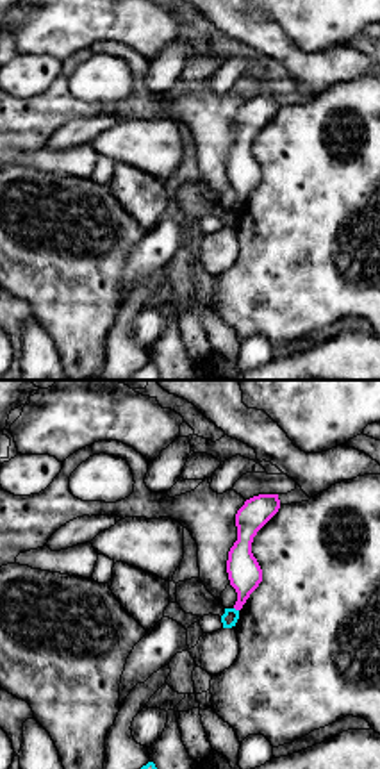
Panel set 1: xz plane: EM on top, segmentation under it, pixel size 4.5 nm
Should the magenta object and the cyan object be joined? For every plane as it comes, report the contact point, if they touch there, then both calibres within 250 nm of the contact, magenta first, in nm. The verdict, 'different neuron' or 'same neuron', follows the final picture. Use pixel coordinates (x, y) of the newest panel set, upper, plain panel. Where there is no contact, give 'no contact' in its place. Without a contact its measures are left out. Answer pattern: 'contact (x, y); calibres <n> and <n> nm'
contact (236, 209); calibres 150 and 70 nm

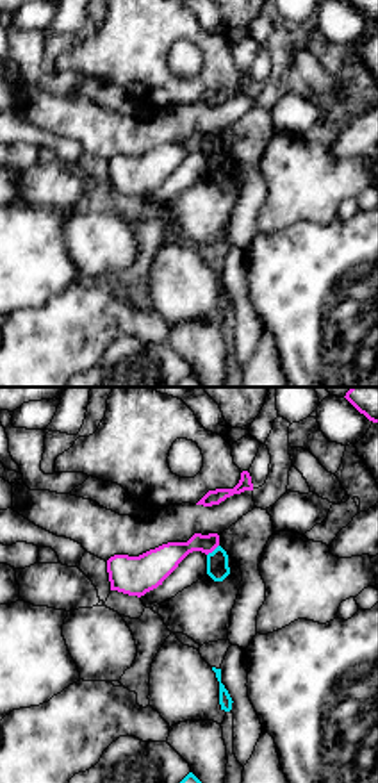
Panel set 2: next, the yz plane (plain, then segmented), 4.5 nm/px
contact (213, 150); calibres 140 and 100 nm

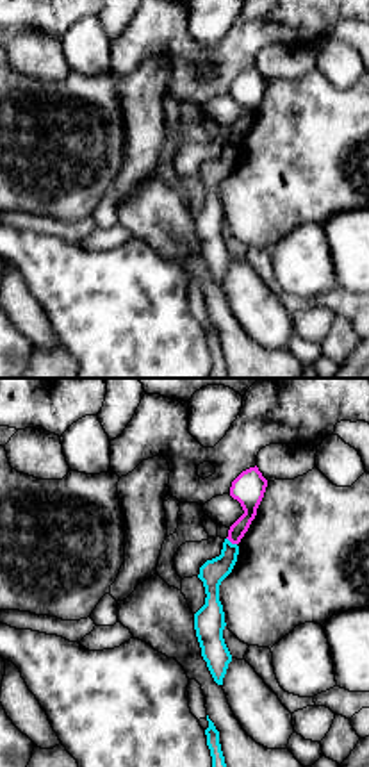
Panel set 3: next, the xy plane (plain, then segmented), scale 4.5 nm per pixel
contact (232, 143); calibres 140 and 110 nm

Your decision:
different neuron

